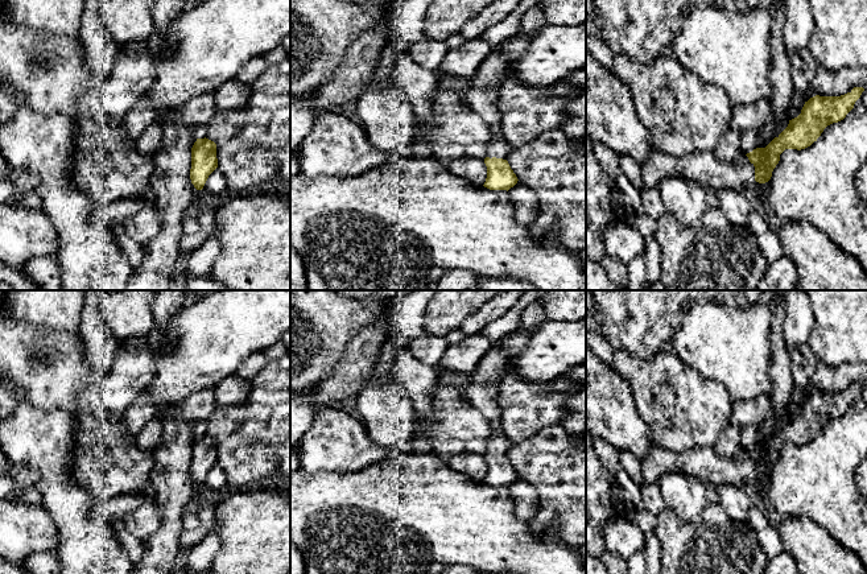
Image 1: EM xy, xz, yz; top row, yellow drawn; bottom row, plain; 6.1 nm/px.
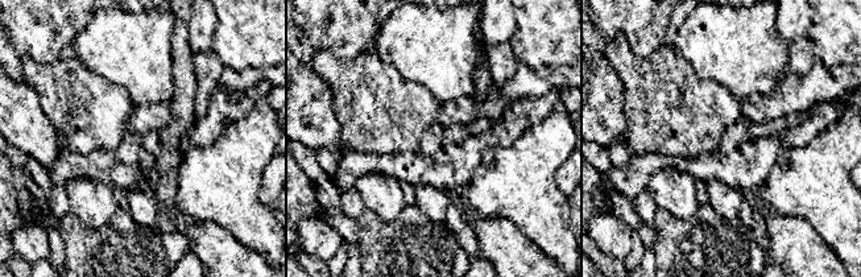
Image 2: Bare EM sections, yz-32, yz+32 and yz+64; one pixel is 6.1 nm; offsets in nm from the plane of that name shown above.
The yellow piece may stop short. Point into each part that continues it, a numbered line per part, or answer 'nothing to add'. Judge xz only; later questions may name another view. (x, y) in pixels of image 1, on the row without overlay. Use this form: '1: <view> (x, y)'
1: xz (482, 392)

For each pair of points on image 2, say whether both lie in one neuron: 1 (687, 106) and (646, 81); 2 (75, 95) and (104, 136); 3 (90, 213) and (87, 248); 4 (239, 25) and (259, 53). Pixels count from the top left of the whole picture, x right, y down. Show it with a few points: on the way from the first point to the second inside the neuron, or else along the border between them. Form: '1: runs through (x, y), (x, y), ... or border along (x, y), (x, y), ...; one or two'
1: runs through (677, 106), (673, 106), (657, 90); one
2: runs through (82, 106), (102, 125); one
3: border along (71, 210), (95, 228), (102, 228), (116, 211); two
4: runs through (245, 32), (259, 46); one

